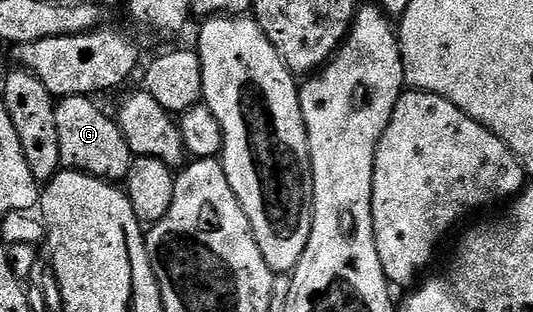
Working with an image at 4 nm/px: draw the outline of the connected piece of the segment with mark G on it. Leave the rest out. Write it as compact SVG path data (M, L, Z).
M64 96L55 103L62 168L95 176L97 180L125 181L136 157L130 151L117 119L111 113L109 116L96 101L89 96Z

